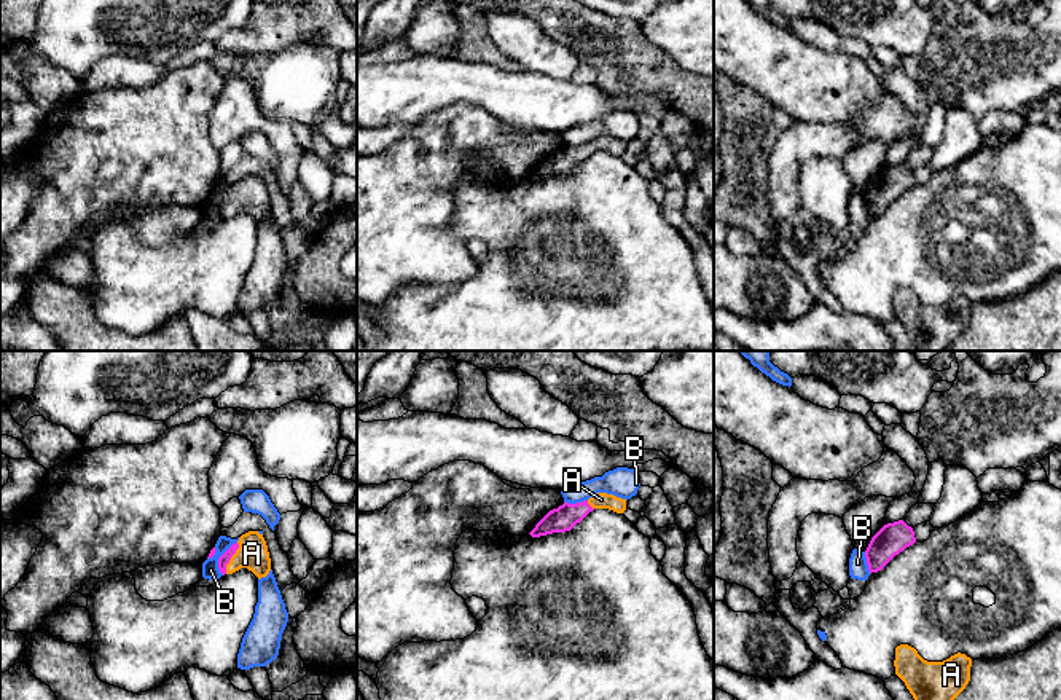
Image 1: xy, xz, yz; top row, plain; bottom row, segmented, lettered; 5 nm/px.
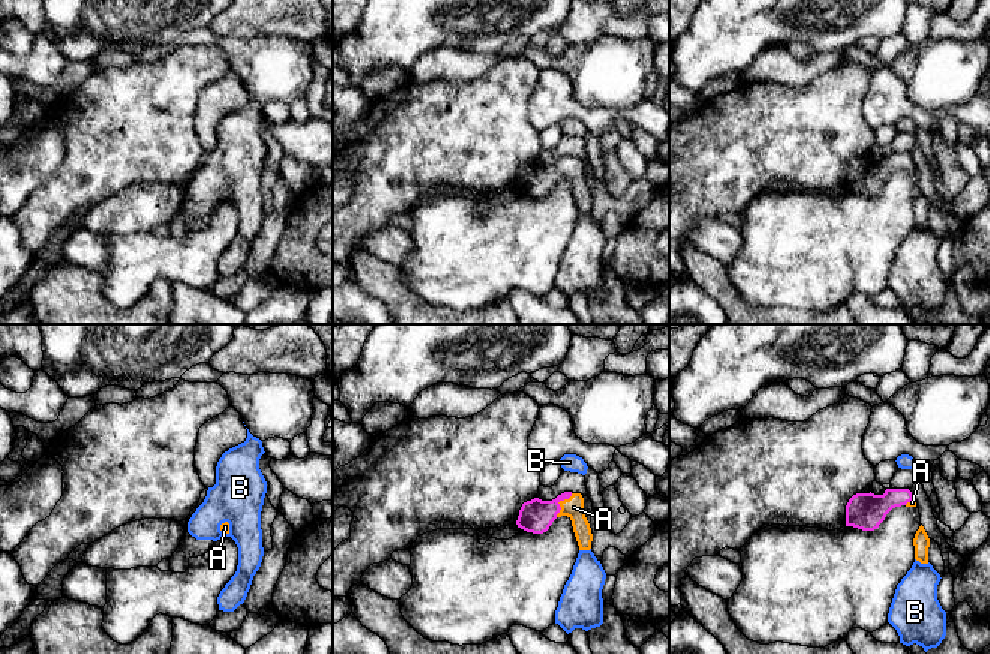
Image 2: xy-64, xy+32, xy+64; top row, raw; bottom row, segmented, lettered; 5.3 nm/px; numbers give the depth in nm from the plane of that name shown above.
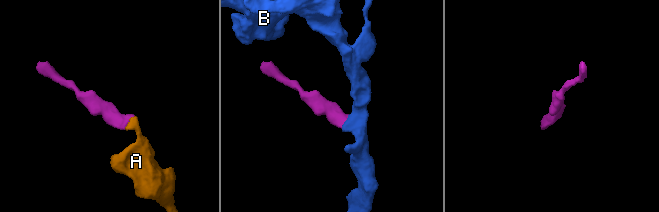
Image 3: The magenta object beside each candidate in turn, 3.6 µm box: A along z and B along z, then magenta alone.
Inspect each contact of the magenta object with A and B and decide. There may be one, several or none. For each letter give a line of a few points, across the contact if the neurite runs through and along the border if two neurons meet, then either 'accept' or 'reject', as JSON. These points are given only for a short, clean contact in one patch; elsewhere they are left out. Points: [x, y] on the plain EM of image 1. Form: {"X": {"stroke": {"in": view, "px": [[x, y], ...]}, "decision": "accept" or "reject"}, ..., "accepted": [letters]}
{"A": {"stroke": {"in": "xy", "px": [[223, 203], [230, 201], [252, 196]]}, "decision": "accept"}, "B": {"stroke": {"in": "xy", "px": [[236, 184], [219, 201], [219, 214], [222, 217]]}, "decision": "reject"}, "accepted": ["A"]}

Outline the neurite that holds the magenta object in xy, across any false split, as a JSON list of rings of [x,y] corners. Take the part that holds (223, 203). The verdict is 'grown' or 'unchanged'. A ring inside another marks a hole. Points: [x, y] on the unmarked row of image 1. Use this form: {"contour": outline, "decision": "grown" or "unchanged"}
{"contour": [[[249,174],[239,180],[220,201],[218,212],[233,217],[241,210],[247,210],[258,222],[266,220],[271,214],[271,201],[266,183],[258,174]]], "decision": "grown"}

